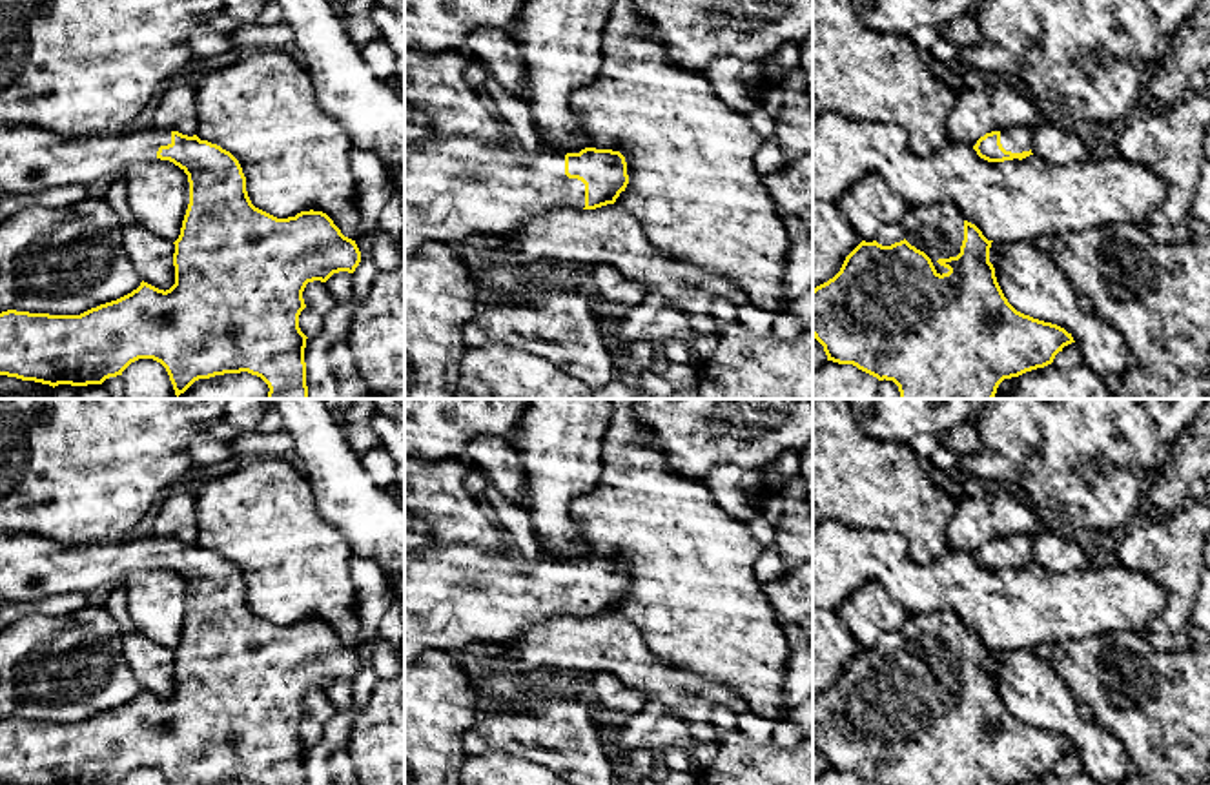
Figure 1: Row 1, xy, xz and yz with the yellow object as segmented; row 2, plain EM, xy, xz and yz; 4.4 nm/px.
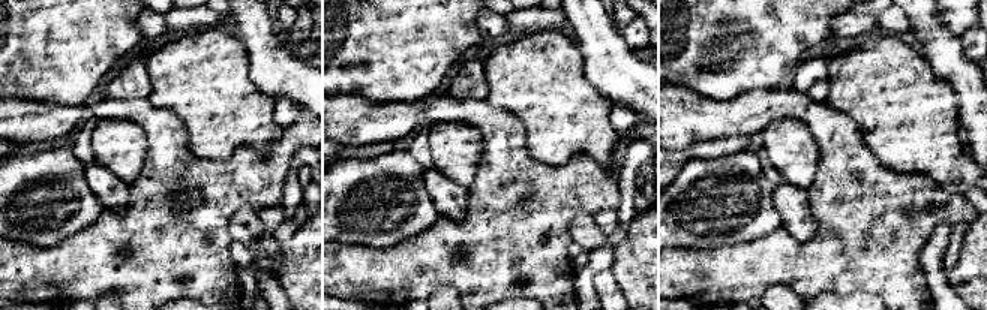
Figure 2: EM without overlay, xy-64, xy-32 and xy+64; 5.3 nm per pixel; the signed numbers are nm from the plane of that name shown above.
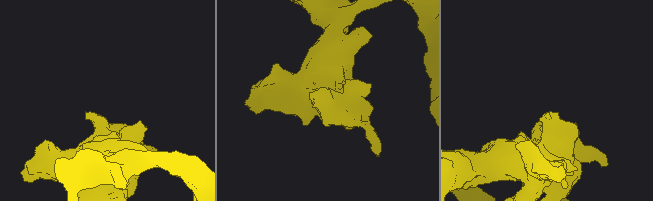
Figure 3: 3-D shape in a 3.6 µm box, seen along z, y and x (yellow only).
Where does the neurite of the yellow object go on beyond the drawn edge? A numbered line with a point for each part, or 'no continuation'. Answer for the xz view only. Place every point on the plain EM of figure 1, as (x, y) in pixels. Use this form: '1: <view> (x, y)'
1: xz (454, 596)

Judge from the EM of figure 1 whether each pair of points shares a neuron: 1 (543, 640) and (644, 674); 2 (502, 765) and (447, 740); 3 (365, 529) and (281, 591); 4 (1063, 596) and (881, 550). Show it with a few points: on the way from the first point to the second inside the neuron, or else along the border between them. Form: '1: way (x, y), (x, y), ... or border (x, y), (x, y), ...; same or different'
1: way (569, 643), (613, 643), (618, 649); same
2: border (467, 756), (460, 765); different
3: border (317, 512), (345, 536), (354, 554); different
4: way (1017, 594), (961, 580), (926, 580); same

